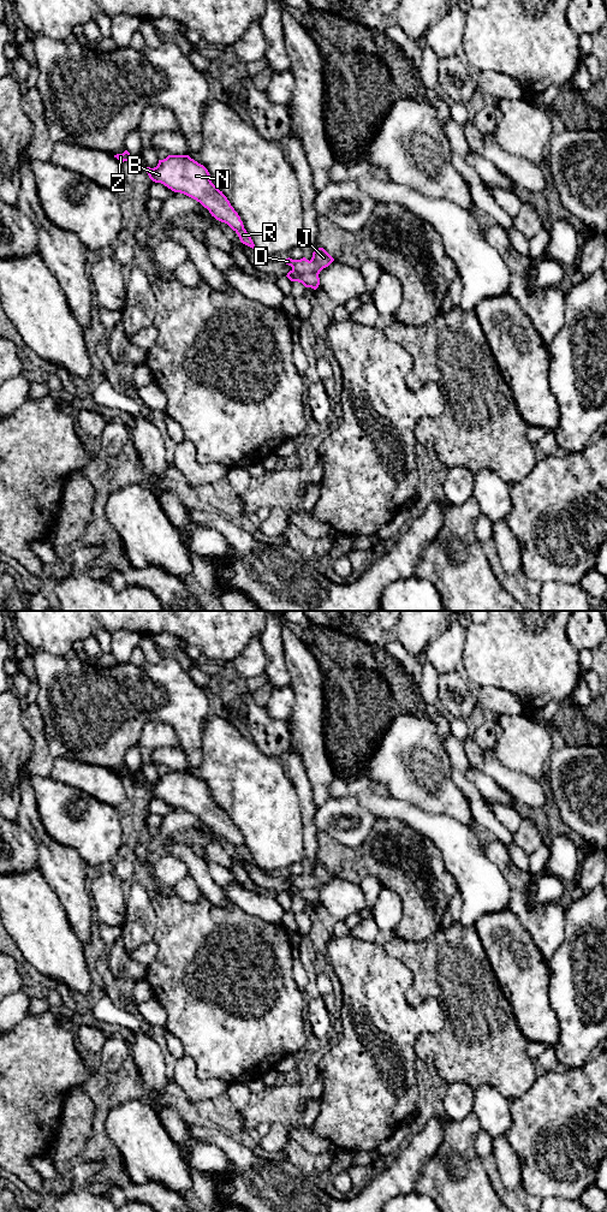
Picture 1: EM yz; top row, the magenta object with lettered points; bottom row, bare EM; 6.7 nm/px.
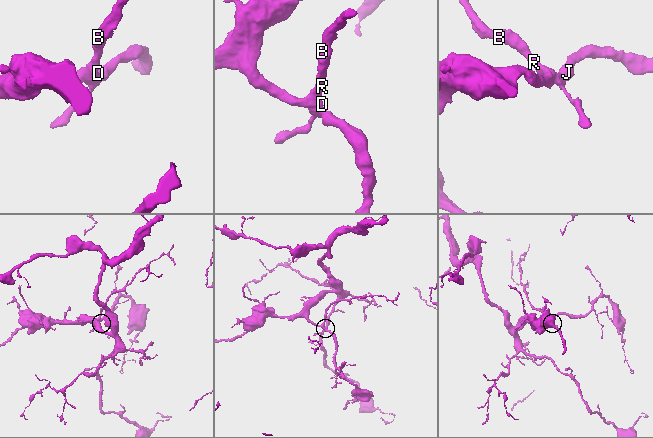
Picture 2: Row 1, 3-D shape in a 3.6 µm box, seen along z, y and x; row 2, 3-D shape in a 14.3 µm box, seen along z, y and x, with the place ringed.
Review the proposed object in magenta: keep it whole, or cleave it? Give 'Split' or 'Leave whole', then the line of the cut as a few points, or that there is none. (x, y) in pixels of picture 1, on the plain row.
Leave whole. No split

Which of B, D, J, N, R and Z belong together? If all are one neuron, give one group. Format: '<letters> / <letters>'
B D J N R Z

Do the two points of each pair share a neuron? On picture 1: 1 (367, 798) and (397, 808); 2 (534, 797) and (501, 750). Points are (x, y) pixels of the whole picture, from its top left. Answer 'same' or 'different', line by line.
1: same
2: different

